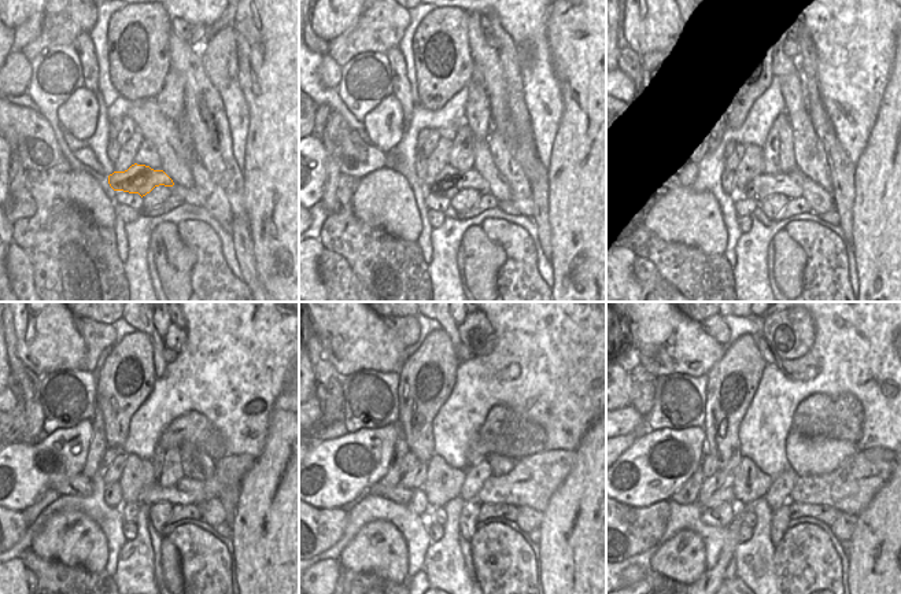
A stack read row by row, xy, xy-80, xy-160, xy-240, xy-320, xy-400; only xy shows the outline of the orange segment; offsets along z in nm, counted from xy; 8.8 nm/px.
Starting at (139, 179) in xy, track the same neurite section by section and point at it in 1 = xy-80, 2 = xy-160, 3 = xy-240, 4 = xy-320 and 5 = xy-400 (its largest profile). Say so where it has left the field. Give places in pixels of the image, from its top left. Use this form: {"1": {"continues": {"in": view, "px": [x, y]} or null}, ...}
{"1": {"continues": {"in": "xy-80", "px": [449, 181]}}, "2": {"continues": {"in": "xy-160", "px": [790, 185]}}, "3": {"continues": {"in": "xy-240", "px": [229, 471]}}, "4": {"continues": {"in": "xy-320", "px": [534, 479]}}, "5": {"continues": {"in": "xy-400", "px": [850, 487]}}}

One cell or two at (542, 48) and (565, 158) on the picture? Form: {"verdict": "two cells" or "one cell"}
{"verdict": "two cells"}

